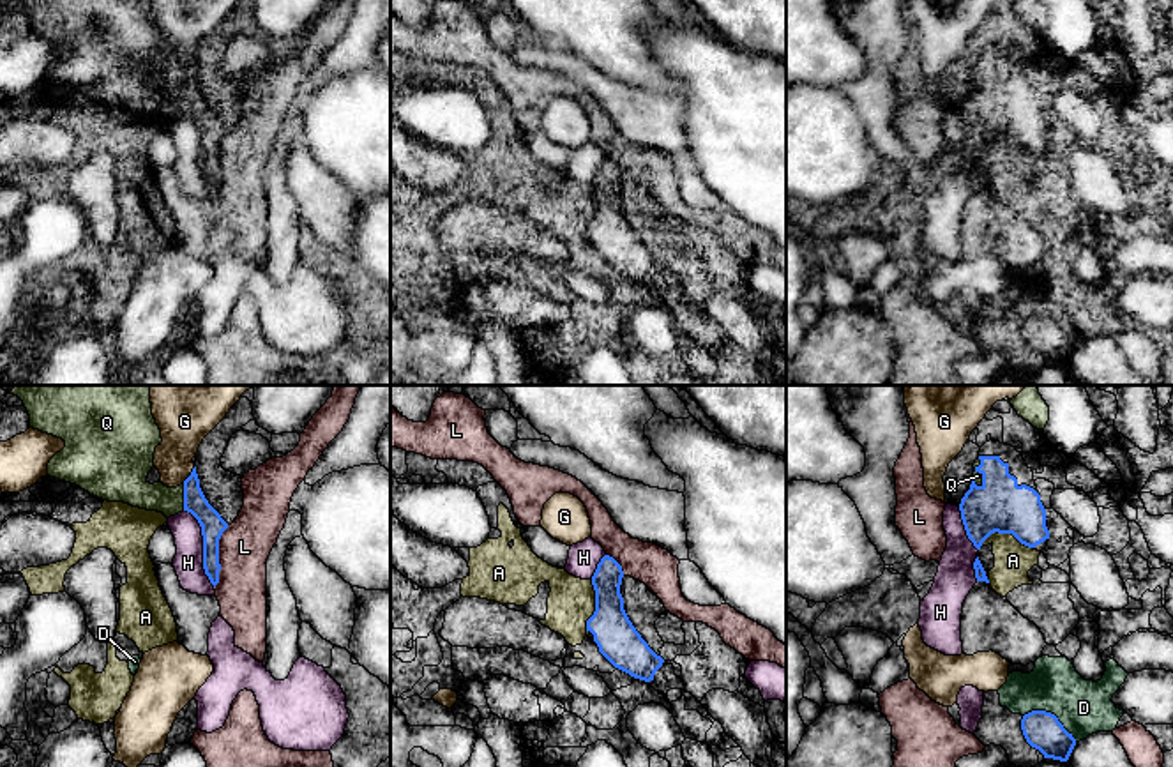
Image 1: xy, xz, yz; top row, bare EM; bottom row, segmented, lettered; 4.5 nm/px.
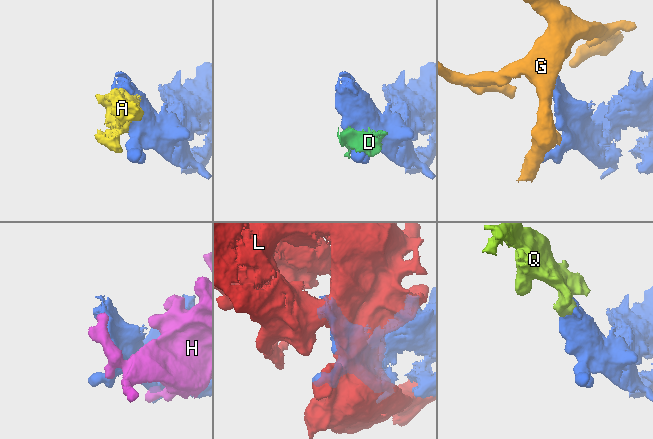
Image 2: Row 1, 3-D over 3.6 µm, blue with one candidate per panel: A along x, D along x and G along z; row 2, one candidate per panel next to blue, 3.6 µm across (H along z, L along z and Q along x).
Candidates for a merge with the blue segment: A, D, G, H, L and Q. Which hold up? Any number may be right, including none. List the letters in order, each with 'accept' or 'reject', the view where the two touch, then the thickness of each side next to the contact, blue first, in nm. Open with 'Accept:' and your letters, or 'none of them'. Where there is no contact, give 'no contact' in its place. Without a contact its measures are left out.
Accept: Q
A: reject | yz | 240/170 nm
D: reject | yz | 170/240 nm
G: reject | xy | 110/240 nm
H: reject | xy | 110/140 nm
L: reject | xy | 110/240 nm
Q: accept | xy | 110/150 nm

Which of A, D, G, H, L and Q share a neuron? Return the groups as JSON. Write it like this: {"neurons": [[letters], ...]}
{"neurons": [["A", "D"], ["G"], ["H"], ["L"], ["Q"]]}

